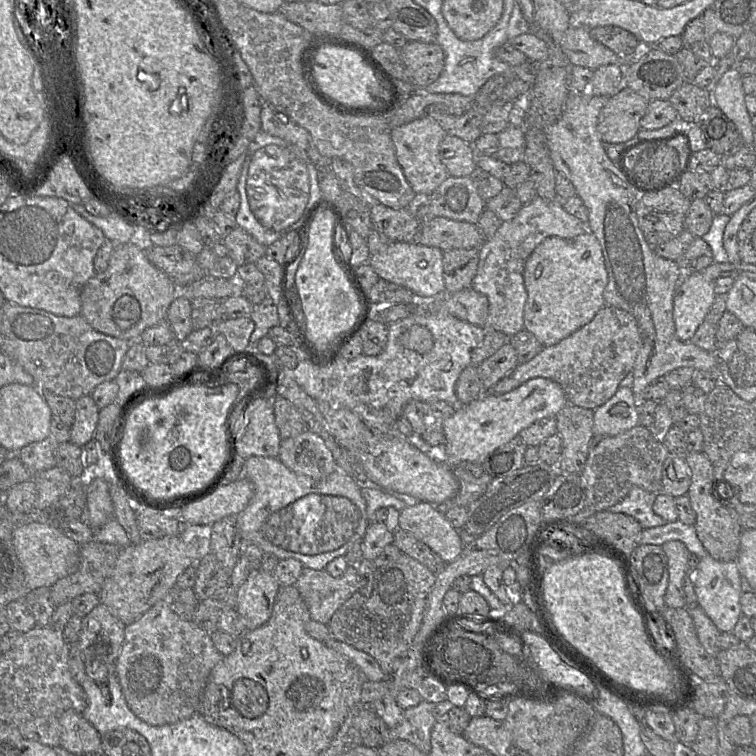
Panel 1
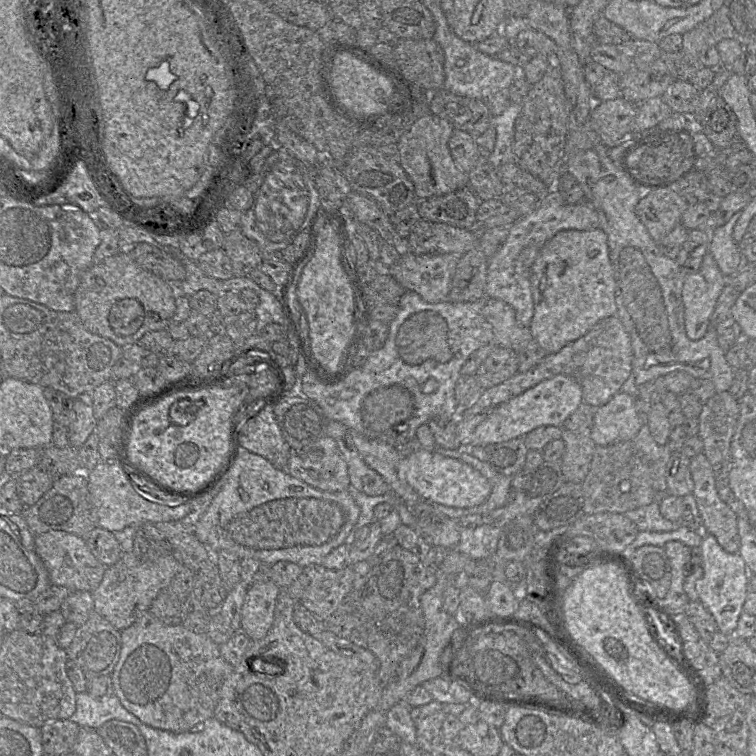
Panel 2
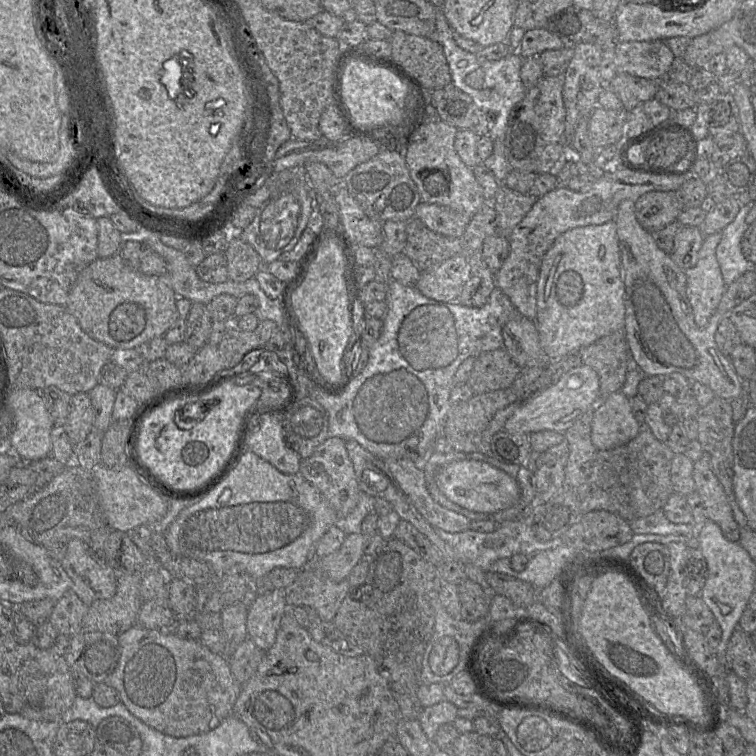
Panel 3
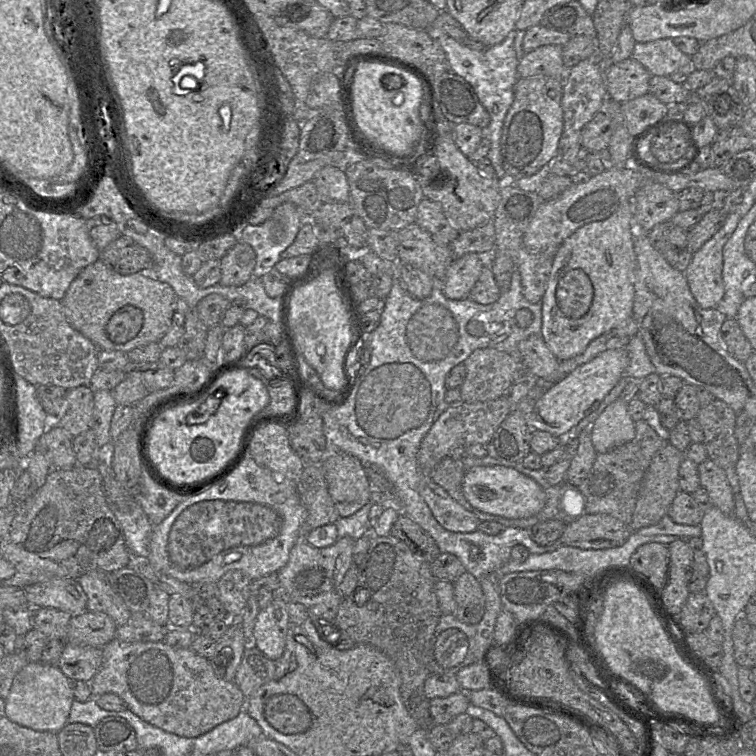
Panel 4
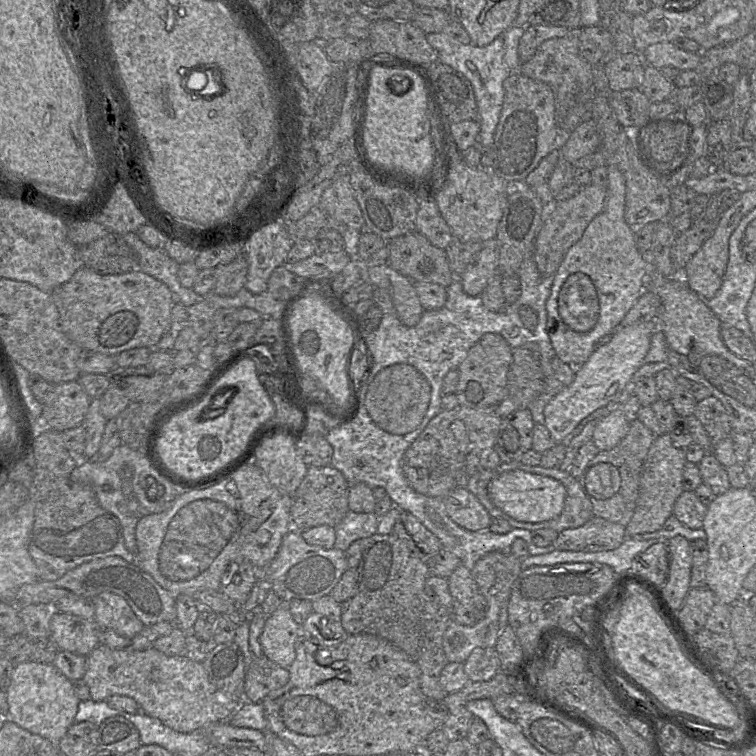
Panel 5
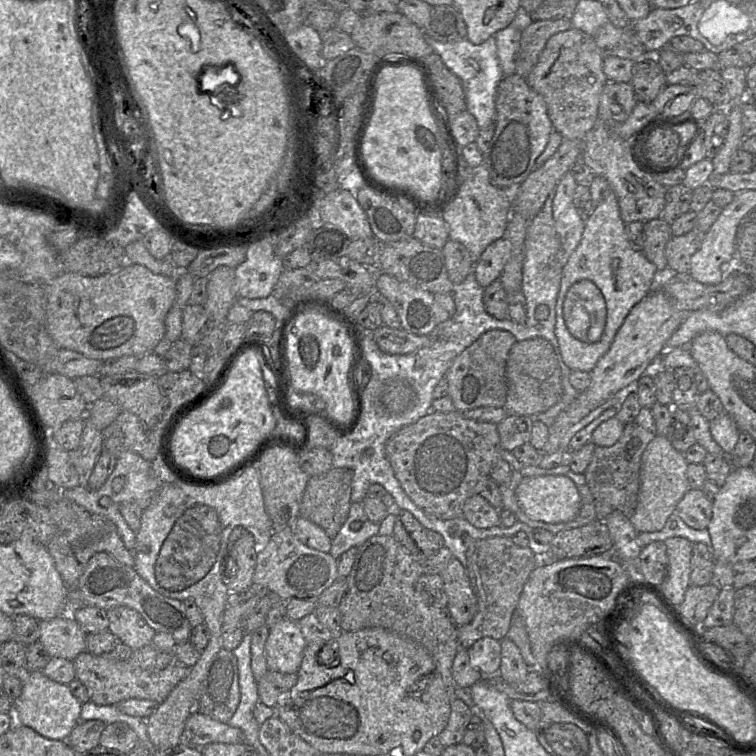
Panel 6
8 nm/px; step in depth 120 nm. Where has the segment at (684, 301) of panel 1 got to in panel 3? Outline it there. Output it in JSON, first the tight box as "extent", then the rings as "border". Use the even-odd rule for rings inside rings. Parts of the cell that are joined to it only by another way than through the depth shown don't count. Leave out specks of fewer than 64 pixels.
{"extent":[685,231,726,327],"border":[[[722,231],[705,236],[696,265],[685,270],[686,292],[699,327],[708,324],[726,290],[716,258],[716,248],[721,238]]]}

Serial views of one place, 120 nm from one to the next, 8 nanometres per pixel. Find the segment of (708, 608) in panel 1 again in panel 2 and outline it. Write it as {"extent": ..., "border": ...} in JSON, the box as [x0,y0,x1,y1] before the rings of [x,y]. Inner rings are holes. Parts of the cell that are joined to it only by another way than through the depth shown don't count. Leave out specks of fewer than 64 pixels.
{"extent":[696,533,750,637],"border":[[[703,533],[700,548],[702,565],[700,567],[700,576],[696,581],[698,599],[714,617],[718,630],[728,637],[733,637],[738,619],[743,612],[746,596],[750,590],[750,573],[740,554],[726,552],[713,535]]]}

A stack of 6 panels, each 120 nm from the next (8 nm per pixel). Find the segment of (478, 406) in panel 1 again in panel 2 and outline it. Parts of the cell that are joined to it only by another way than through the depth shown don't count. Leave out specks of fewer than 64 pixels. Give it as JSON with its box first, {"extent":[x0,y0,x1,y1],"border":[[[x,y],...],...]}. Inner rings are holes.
{"extent":[473,375,582,446],"border":[[[567,375],[554,376],[527,389],[513,399],[483,412],[486,413],[486,417],[473,433],[473,445],[486,446],[523,438],[541,426],[561,427],[582,402],[582,389],[575,379]]]}

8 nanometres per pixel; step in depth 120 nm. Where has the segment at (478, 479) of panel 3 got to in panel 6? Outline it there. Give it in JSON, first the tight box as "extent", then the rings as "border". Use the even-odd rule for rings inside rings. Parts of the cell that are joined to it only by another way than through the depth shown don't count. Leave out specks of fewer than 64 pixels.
{"extent":[515,476,581,524],"border":[[[564,476],[523,478],[515,494],[519,507],[529,518],[548,524],[573,520],[581,507],[575,483]]]}

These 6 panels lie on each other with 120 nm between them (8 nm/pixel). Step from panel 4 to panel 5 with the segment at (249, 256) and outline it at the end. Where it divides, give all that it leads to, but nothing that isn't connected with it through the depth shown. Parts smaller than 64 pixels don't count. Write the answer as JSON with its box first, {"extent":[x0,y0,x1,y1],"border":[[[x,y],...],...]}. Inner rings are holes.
{"extent":[214,255,248,296],"border":[[[244,255],[238,256],[229,263],[219,264],[214,269],[214,293],[222,296],[233,296],[245,286],[248,261]]]}

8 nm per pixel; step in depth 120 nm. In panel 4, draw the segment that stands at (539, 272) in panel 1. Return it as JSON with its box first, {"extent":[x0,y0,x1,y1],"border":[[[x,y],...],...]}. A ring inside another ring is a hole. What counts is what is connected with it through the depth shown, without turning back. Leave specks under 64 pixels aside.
{"extent":[541,201,636,361],"border":[[[628,201],[607,219],[576,230],[559,247],[541,299],[541,335],[559,361],[582,354],[593,340],[632,317],[636,232],[632,201]]]}

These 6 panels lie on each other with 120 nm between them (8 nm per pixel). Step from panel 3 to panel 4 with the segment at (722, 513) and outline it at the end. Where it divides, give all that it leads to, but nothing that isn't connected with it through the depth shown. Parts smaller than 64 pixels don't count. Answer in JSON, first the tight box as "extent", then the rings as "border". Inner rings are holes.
{"extent":[697,458,733,515],"border":[[[708,458],[699,463],[697,469],[700,486],[707,491],[711,505],[726,515],[733,515],[733,491],[727,480],[725,470]]]}

